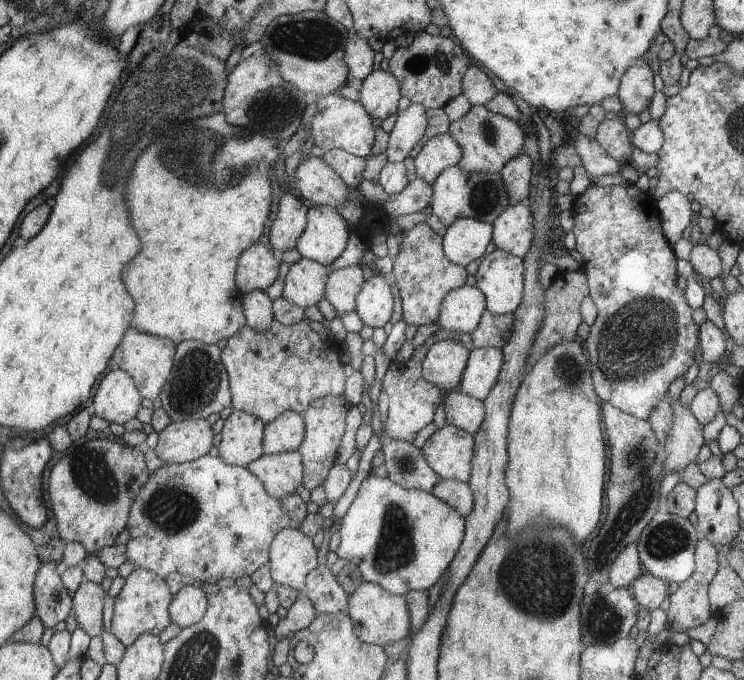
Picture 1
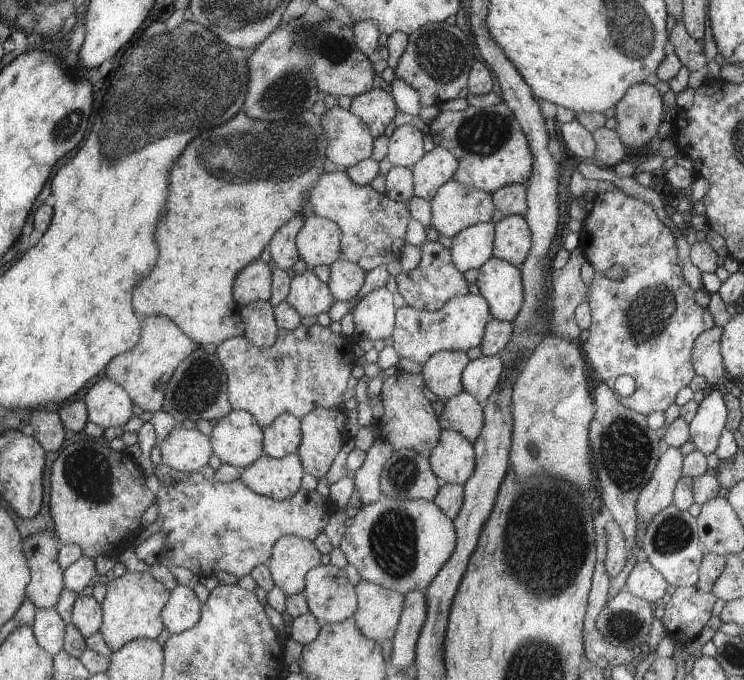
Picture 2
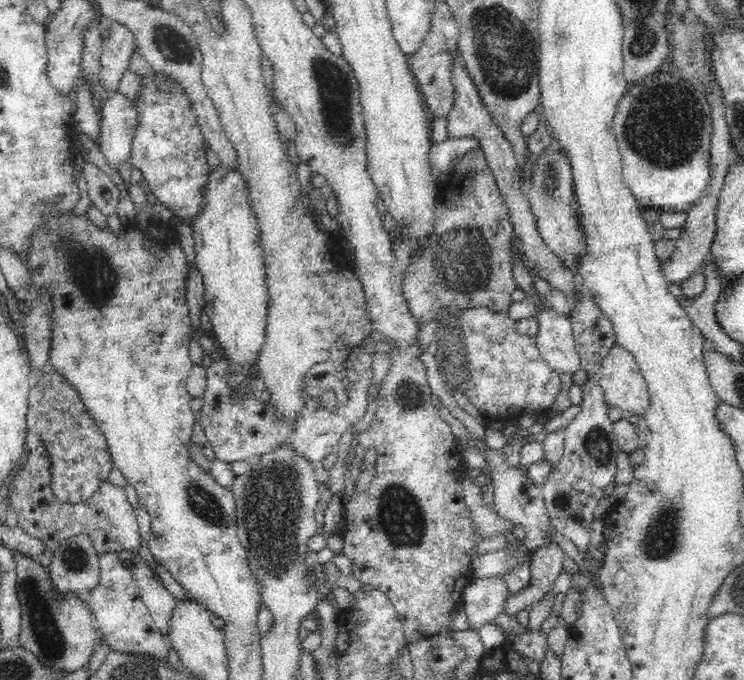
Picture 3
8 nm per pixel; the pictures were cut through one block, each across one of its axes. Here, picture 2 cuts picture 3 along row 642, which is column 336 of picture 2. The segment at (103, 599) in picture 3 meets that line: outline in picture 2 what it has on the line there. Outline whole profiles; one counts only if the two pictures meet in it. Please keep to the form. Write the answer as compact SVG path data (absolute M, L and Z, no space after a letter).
M340 106L332 107L321 116L329 143L328 158L338 169L355 167L372 156L372 133L367 124Z

